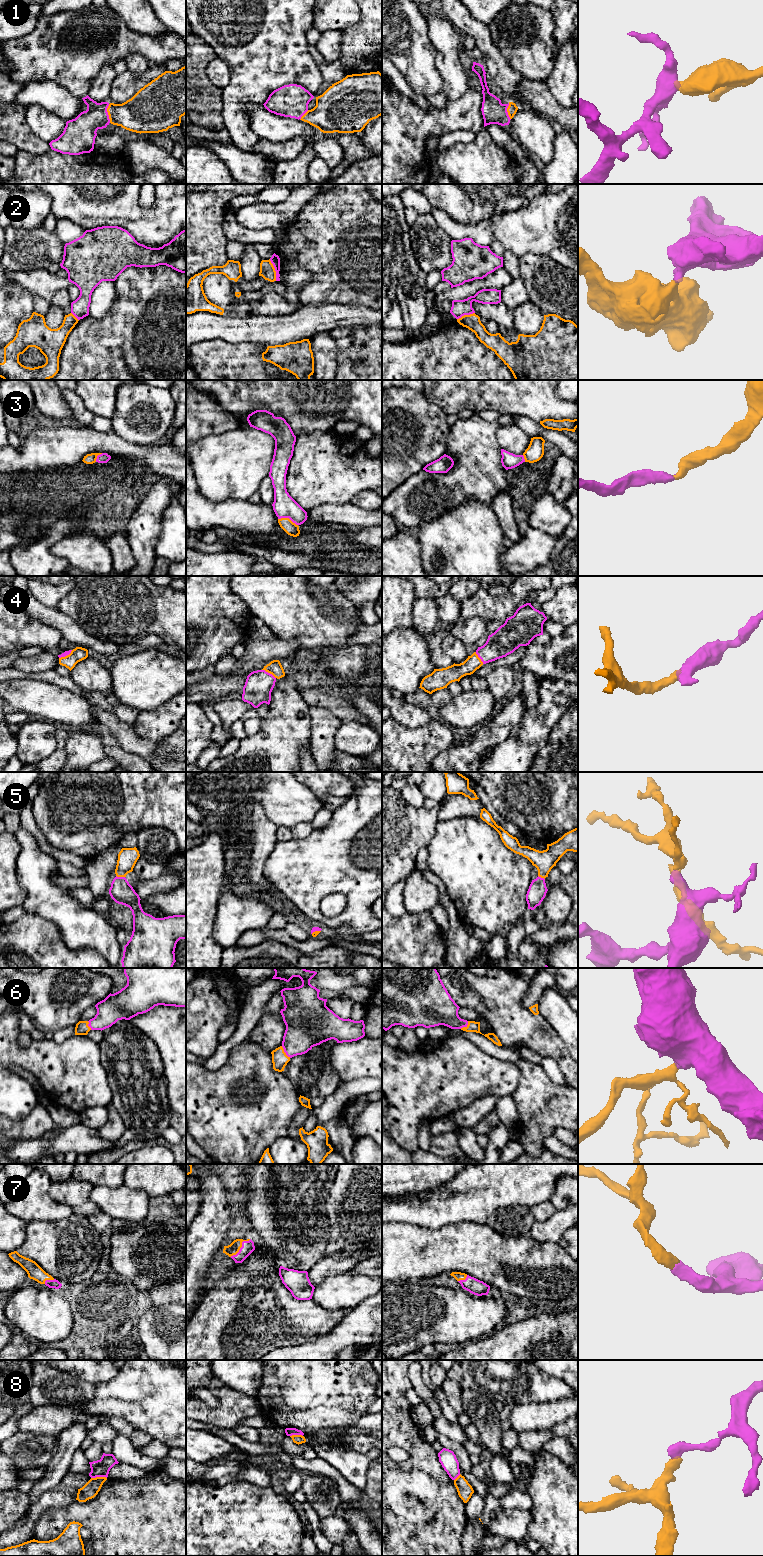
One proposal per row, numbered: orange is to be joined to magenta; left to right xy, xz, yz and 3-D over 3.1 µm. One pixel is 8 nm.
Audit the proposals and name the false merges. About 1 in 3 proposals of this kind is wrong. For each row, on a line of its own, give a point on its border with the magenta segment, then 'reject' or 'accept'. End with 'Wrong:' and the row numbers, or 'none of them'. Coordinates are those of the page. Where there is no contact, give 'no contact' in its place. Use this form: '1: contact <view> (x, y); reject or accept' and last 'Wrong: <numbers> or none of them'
1: contact xy (107, 113); accept
2: contact xz (275, 270); reject
3: contact xz (288, 517); accept
4: contact xz (269, 673); accept
5: contact xy (120, 877); accept
6: contact xz (284, 1051); accept
7: contact xz (241, 1247); accept
8: contact xy (98, 1476); reject
Wrong: 2, 8

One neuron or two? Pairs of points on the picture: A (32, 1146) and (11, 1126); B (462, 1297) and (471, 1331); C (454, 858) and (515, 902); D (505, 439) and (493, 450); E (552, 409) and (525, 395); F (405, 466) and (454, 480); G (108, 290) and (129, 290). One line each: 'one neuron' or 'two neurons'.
A: two neurons
B: one neuron
C: one neuron
D: two neurons
E: one neuron
F: two neurons
G: two neurons

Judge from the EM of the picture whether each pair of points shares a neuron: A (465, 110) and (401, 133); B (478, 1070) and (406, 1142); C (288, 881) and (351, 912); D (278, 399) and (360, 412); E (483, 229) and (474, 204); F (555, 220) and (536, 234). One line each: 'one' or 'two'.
A: one
B: one
C: one
D: one
E: two
F: one

